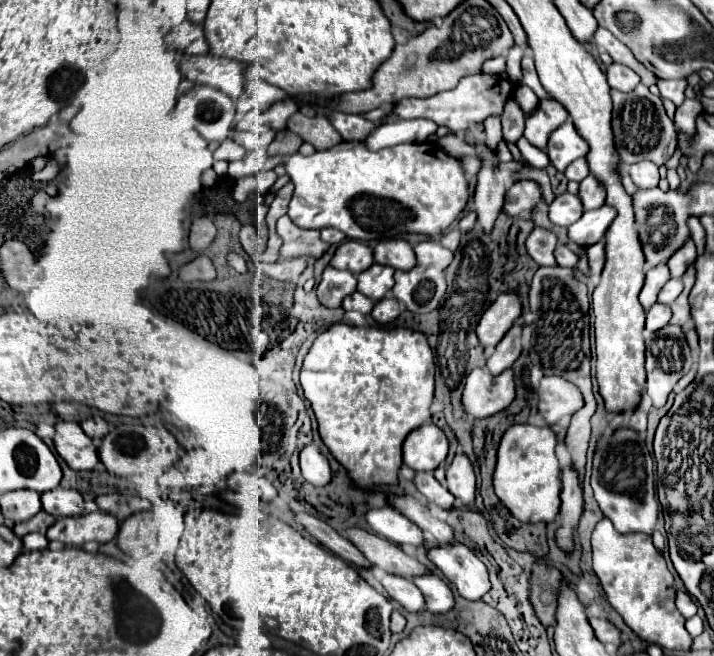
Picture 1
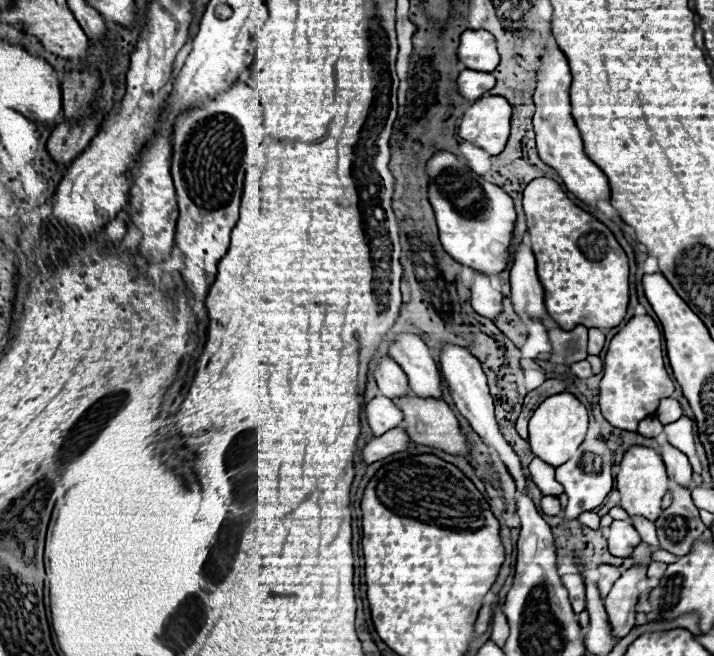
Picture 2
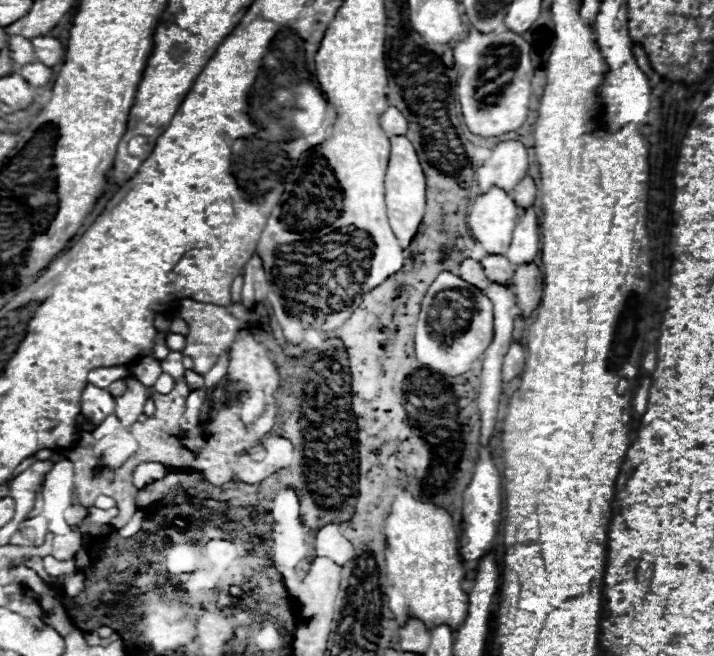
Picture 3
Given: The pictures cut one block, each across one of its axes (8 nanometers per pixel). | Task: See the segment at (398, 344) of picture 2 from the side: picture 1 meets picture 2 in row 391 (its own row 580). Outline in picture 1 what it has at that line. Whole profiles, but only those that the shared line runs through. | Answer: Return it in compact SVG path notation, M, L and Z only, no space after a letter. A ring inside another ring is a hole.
M422 574L422 576L414 576L412 582L420 588L424 600L426 600L426 610L428 612L442 614L442 612L448 612L454 606L452 590L438 576L434 576L434 574Z

